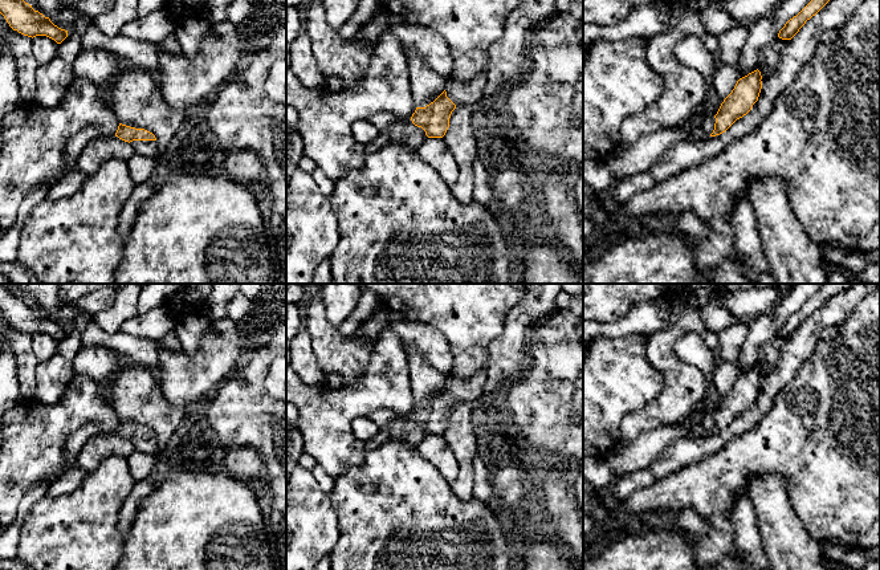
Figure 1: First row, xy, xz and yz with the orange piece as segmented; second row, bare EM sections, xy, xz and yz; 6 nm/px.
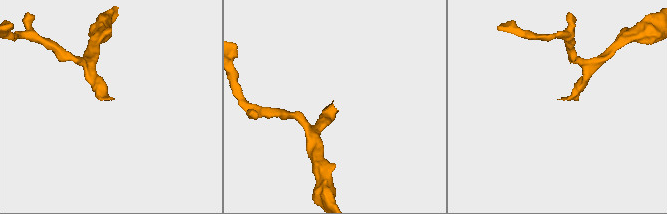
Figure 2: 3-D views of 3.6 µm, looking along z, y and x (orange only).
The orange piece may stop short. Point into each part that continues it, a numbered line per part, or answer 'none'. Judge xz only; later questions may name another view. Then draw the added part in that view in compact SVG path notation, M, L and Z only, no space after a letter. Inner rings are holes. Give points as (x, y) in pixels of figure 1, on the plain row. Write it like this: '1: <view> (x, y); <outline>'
1: xz (471, 390); M480 369L468 379L460 379L453 375L448 375L445 388L447 394L456 402L469 402L480 404L484 399L484 388L486 384L488 372L486 369Z

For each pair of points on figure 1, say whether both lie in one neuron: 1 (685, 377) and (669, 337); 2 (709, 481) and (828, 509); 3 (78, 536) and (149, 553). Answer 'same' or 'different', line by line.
1: same
2: same
3: different

